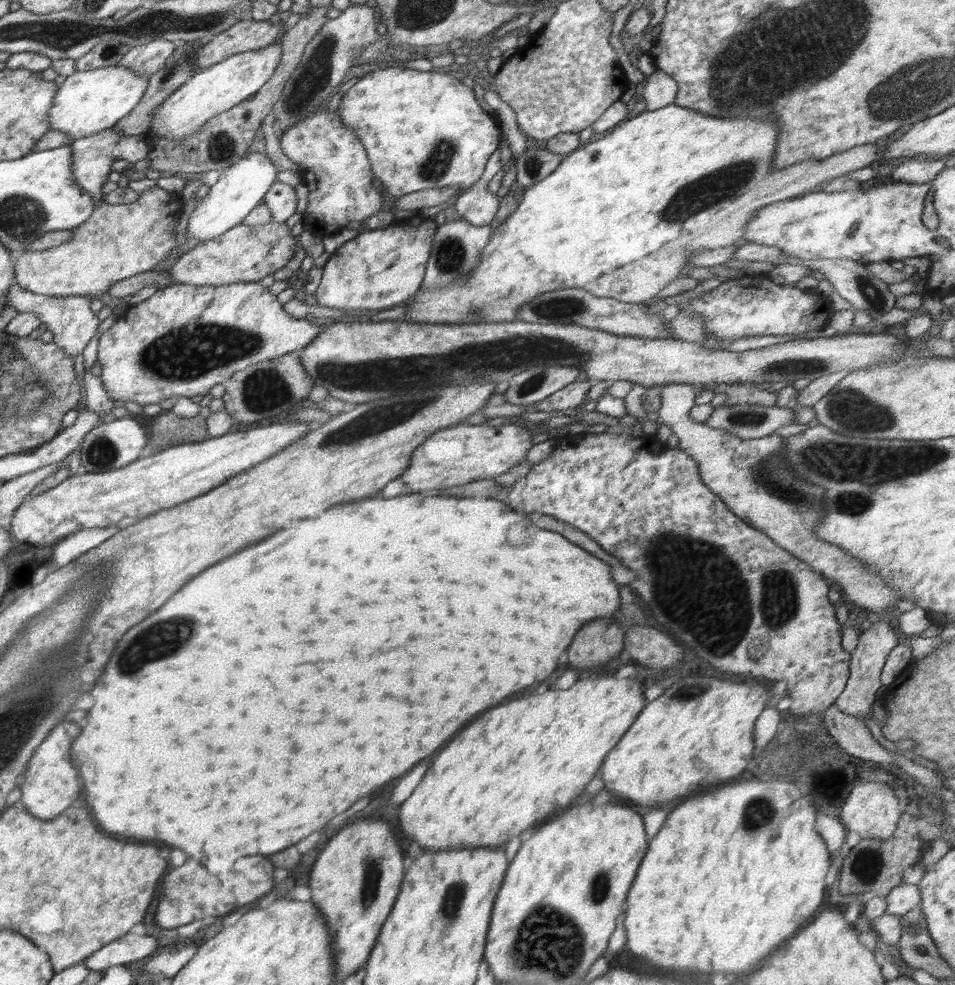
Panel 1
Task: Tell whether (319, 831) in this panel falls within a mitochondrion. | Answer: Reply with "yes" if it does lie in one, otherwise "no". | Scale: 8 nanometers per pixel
no

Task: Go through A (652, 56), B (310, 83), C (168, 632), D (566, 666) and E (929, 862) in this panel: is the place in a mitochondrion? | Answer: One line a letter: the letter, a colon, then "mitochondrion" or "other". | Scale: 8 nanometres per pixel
A: other
B: mitochondrion
C: mitochondrion
D: other
E: other

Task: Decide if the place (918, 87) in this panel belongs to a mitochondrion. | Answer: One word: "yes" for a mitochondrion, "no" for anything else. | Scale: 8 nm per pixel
yes

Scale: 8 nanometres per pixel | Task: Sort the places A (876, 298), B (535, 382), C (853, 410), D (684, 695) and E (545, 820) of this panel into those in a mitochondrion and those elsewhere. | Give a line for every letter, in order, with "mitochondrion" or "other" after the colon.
A: mitochondrion
B: mitochondrion
C: mitochondrion
D: mitochondrion
E: other

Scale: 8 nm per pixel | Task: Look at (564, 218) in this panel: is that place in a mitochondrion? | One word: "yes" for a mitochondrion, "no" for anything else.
no

